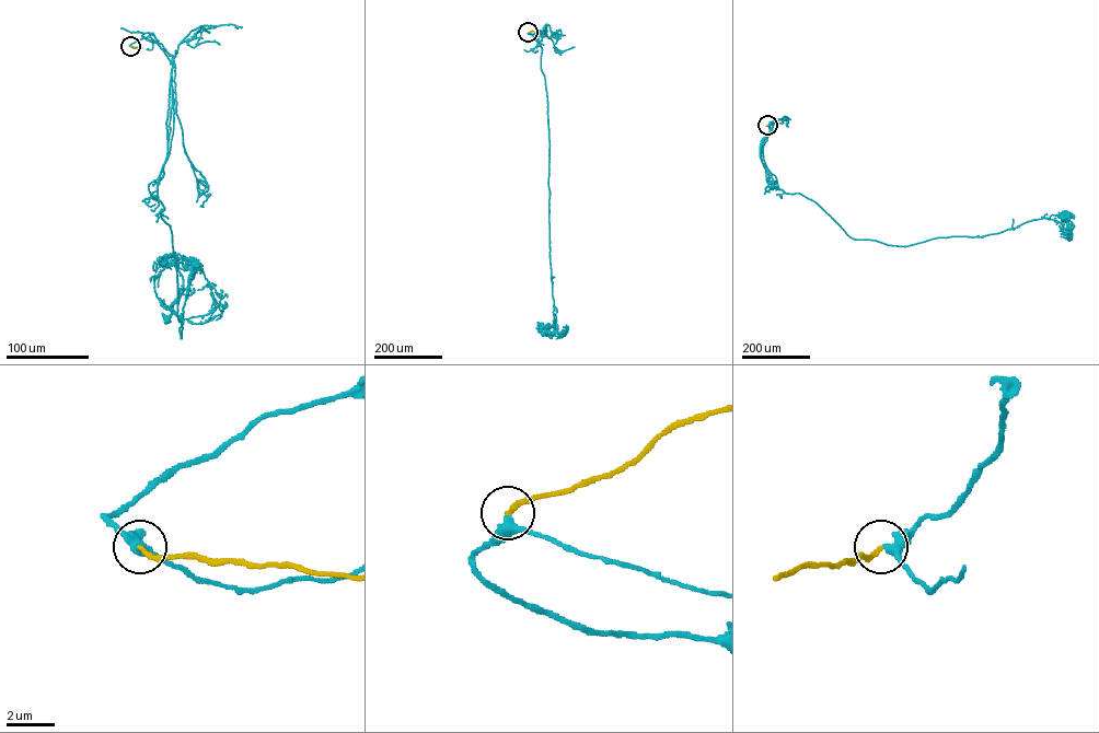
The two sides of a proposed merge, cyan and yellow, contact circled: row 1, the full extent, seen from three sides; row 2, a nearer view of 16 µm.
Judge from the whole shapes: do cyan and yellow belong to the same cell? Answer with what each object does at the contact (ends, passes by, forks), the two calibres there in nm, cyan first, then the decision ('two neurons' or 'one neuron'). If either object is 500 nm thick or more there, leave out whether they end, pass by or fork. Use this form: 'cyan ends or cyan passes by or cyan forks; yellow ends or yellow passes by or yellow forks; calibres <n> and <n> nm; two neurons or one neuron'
cyan forks; yellow ends; calibres 320 and 220 nm; one neuron

